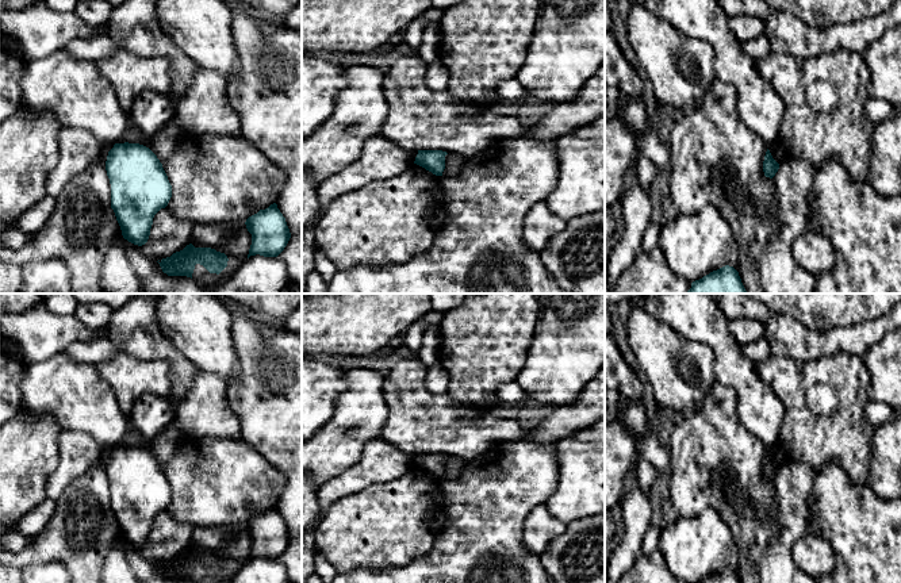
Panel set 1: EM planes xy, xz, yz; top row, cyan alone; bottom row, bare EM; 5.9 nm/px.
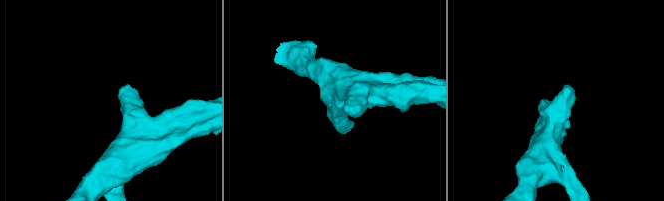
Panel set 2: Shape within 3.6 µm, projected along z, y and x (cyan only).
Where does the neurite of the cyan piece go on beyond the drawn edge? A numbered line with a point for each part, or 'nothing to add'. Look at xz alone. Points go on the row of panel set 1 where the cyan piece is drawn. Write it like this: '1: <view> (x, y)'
nothing to add

